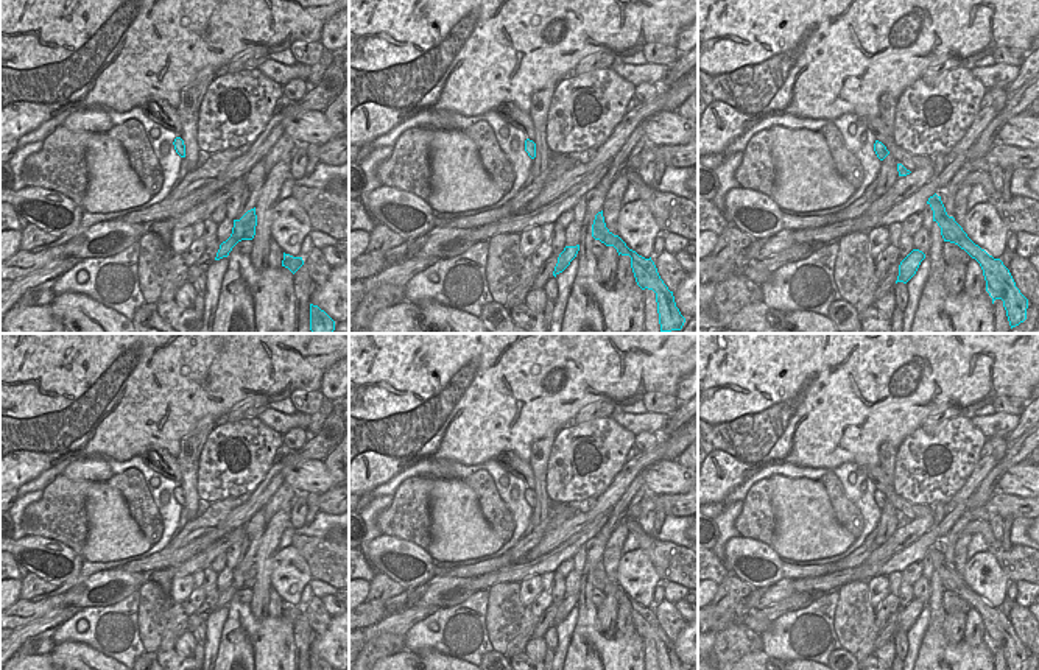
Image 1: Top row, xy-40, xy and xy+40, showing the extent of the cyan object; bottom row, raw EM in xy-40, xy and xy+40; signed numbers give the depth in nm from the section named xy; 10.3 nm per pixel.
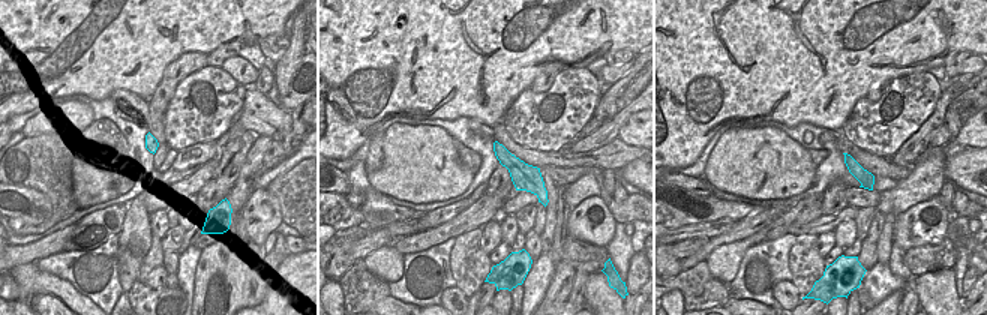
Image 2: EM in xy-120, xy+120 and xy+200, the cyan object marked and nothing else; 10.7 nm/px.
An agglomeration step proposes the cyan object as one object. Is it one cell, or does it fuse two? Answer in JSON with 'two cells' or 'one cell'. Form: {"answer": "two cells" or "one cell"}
{"answer": "two cells"}

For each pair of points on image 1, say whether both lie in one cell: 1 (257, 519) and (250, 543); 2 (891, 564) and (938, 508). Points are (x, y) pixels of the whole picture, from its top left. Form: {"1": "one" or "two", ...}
{"1": "one", "2": "two"}

